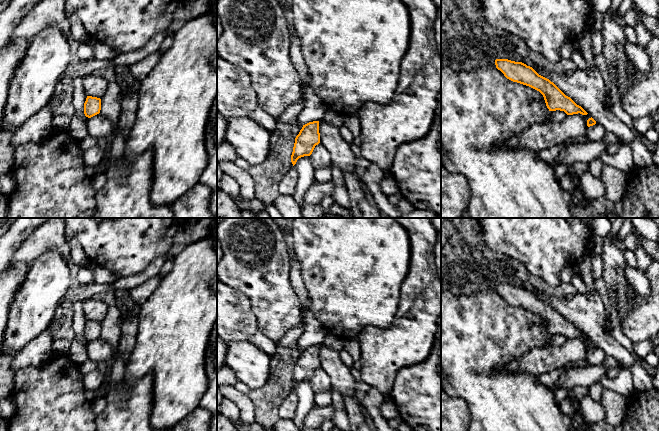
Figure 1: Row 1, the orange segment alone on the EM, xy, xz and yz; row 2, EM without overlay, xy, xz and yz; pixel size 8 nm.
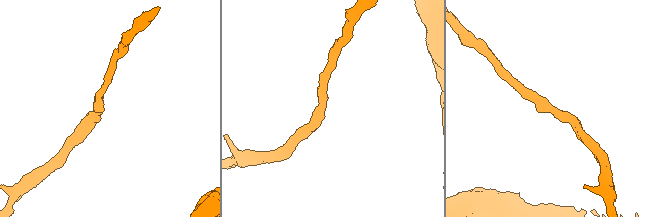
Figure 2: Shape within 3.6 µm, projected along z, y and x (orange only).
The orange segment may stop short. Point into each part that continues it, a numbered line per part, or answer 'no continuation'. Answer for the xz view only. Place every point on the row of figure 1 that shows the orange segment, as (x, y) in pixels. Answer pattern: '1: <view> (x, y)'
no continuation

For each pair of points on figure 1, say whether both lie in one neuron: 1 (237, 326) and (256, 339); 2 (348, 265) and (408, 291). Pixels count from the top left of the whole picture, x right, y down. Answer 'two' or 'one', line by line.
1: two
2: two

